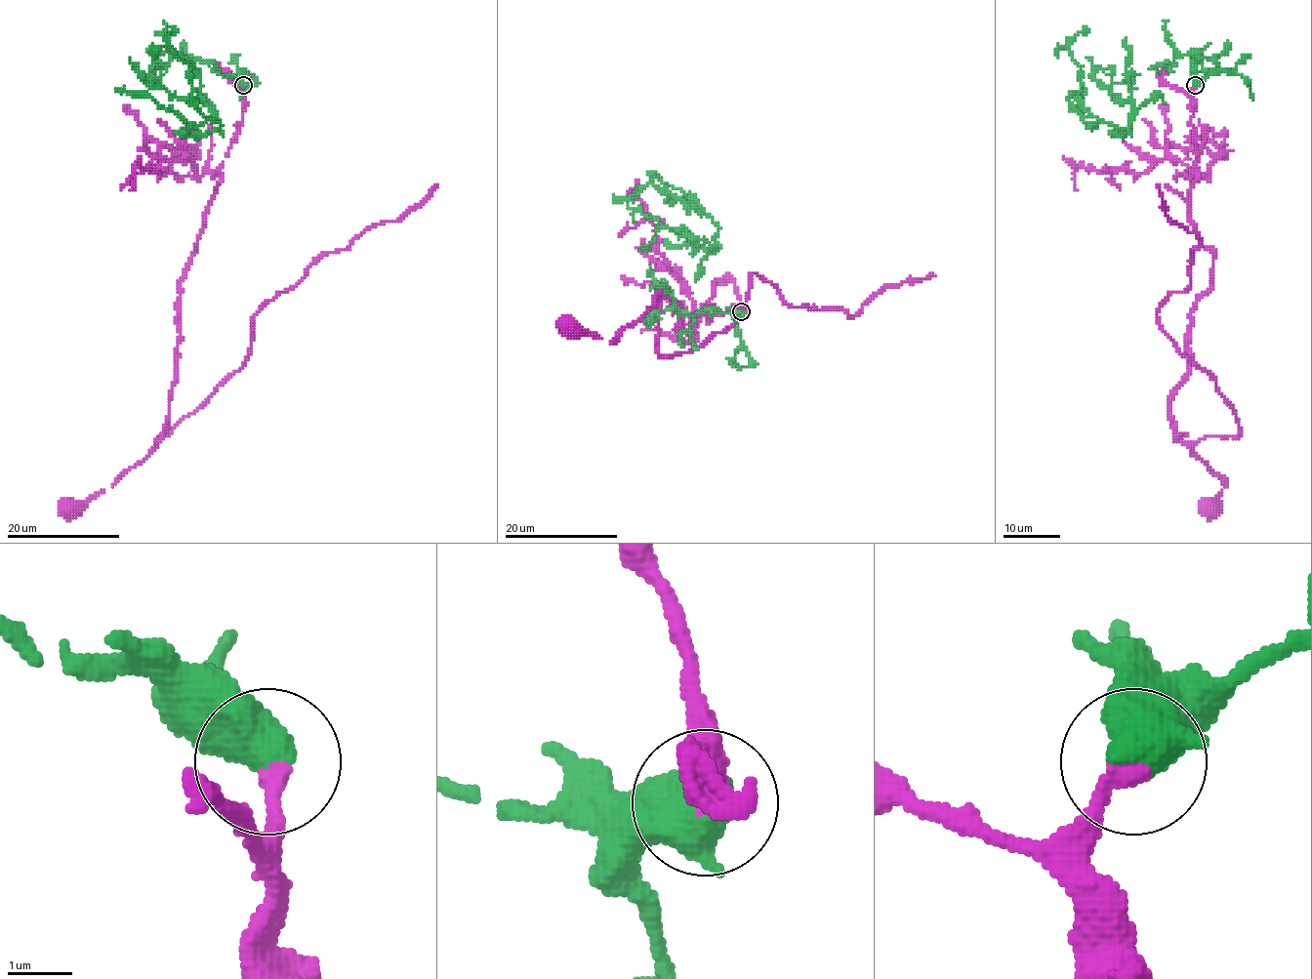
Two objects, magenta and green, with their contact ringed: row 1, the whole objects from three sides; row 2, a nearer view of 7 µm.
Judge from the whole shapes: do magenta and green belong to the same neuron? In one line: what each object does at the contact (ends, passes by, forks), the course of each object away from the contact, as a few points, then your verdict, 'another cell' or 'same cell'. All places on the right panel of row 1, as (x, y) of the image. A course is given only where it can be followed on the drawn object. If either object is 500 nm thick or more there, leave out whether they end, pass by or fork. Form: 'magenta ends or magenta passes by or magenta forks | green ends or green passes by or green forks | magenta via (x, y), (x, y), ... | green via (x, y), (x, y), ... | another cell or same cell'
magenta via (1196, 85), (1188, 221), (1213, 255), (1170, 417), (1225, 486), (1209, 508) | green via (1196, 85), (1200, 58), (1180, 55), (1115, 82), (1133, 113), (1102, 123), (1071, 58), (1088, 28) | same cell

